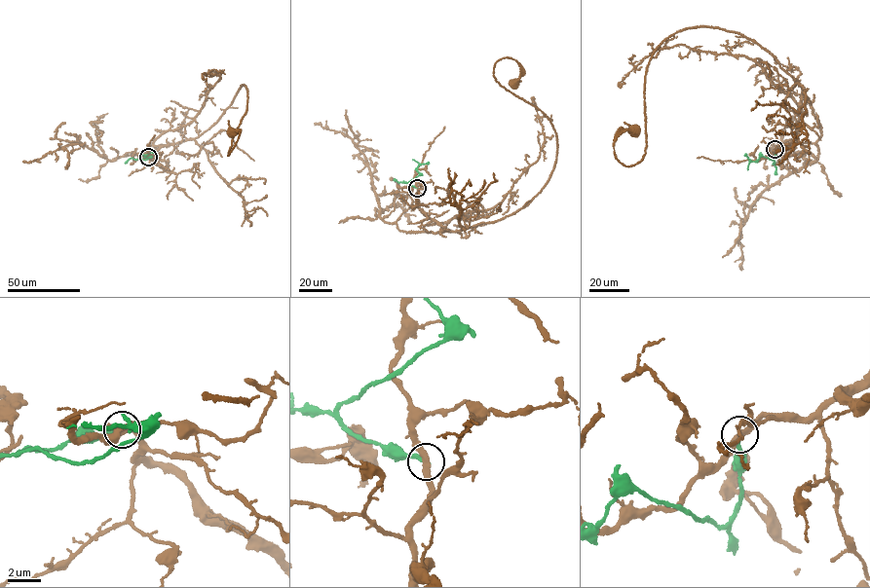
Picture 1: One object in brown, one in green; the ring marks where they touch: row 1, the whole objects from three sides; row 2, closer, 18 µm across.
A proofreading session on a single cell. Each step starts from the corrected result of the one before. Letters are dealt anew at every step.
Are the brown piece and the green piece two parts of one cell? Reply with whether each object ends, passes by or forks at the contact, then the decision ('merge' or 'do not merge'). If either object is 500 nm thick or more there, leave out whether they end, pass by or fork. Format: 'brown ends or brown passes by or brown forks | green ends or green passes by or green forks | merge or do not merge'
brown passes by | green ends | do not merge

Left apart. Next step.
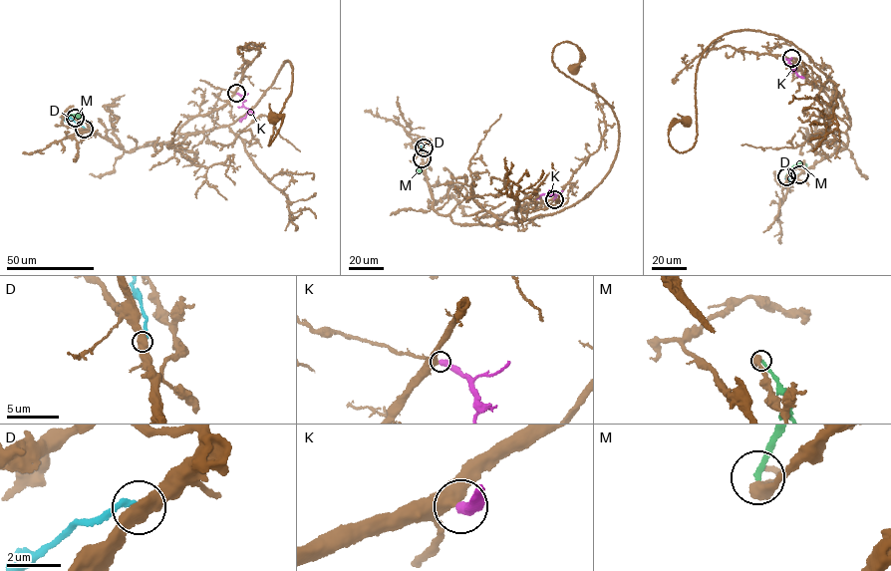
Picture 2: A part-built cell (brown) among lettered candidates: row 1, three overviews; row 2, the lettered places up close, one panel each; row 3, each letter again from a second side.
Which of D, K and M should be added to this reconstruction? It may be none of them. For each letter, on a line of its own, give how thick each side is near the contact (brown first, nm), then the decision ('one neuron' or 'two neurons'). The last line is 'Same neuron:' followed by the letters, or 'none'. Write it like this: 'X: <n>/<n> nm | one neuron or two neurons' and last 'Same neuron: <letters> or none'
D: 550/200 nm | two neurons
K: 460/440 nm | one neuron
M: 440/200 nm | two neurons
Same neuron: K

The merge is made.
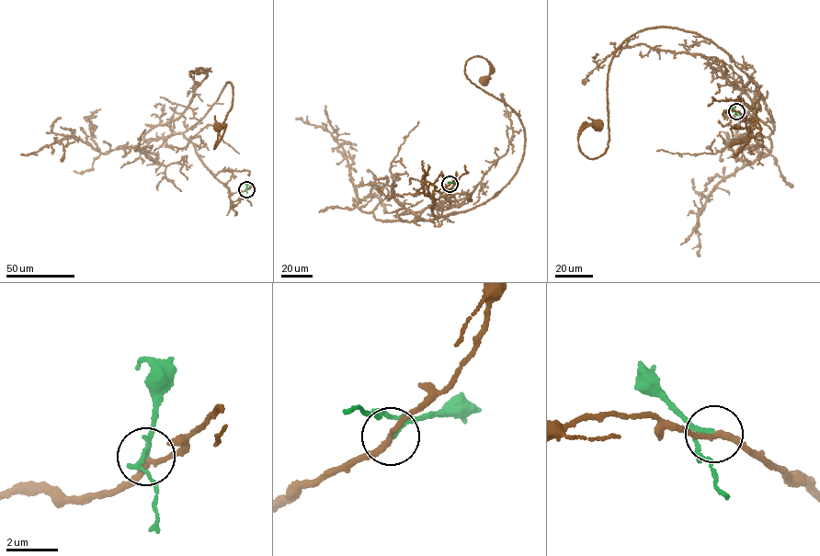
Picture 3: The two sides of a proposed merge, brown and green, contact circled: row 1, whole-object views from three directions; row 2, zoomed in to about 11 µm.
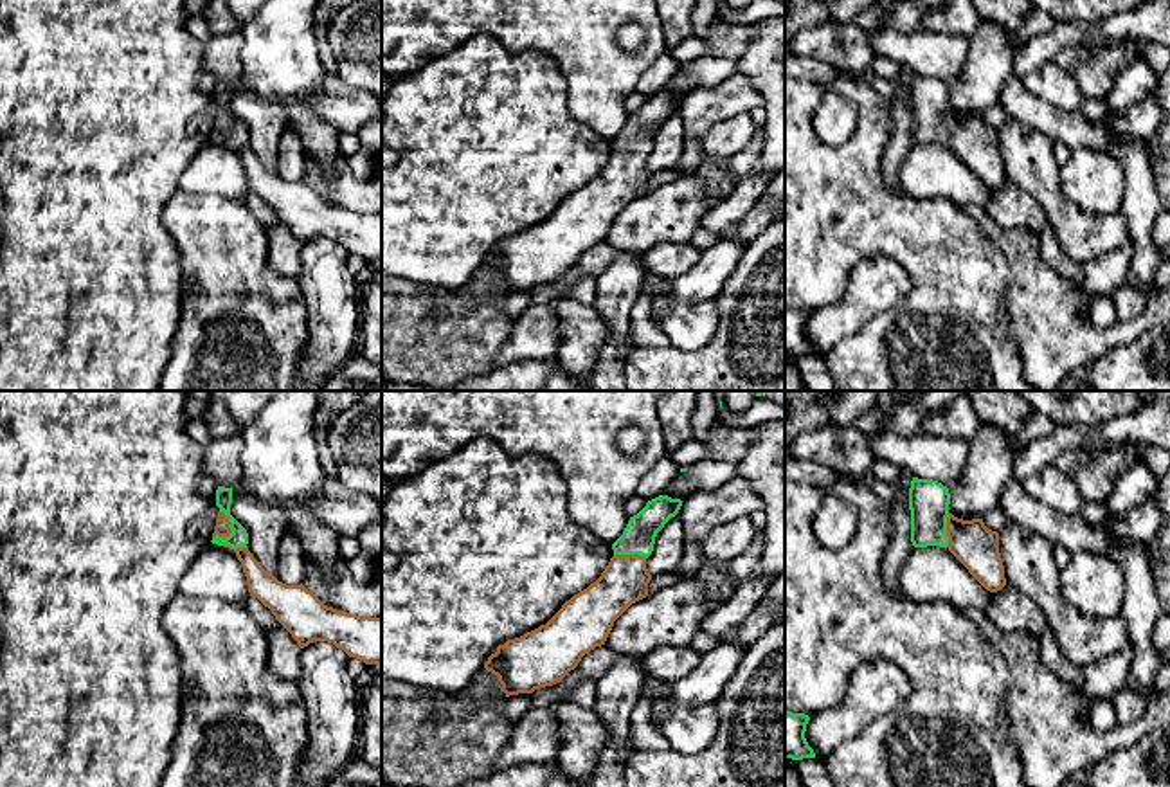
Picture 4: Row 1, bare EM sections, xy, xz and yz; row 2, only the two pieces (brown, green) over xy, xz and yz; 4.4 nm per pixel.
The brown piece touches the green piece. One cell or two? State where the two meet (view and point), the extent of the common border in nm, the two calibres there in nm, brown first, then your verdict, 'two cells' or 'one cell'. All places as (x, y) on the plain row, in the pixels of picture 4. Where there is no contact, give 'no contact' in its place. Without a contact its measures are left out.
meets brown in xy at (229, 121); contact 140 nm long; 70 nm thick on the brown side, 80 nm on the other; one cell

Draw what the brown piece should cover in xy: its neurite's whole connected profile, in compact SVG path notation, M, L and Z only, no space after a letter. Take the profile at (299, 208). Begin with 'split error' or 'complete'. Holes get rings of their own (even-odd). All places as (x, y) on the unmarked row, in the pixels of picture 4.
split error; M218 83L220 104L212 140L230 144L241 158L250 193L272 207L301 245L328 238L365 261L382 261L382 214L356 213L324 202L311 187L286 182L248 148L247 126L230 112L232 85Z

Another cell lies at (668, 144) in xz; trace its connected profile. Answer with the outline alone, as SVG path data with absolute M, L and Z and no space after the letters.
M679 112L671 113L657 130L653 148L646 155L646 166L652 173L677 166L684 151L684 121Z

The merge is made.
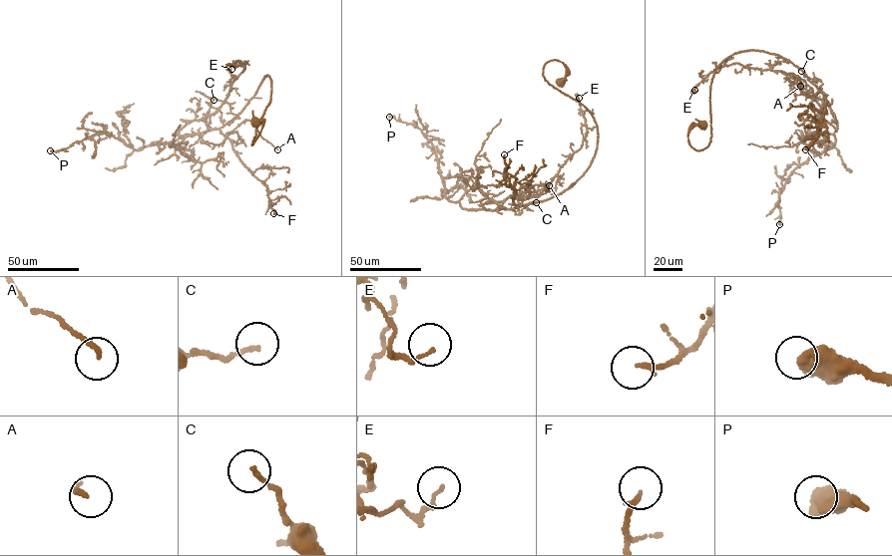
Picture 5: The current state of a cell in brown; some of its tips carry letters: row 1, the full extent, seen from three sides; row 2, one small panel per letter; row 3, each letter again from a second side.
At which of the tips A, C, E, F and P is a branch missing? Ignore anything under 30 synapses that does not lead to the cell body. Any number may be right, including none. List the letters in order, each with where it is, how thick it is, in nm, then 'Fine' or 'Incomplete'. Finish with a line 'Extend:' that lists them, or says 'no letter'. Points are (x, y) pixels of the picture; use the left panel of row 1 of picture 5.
A: Place: (277, 149). Thickness 150 nm. Fine
C: Place: (214, 100). Thickness 170 nm. Fine
E: Place: (231, 69). Thickness 100 nm. Fine
F: Place: (273, 213). Thickness 140 nm. Fine
P: Place: (50, 150). Thickness 600 nm. Fine
Extend: no letter

